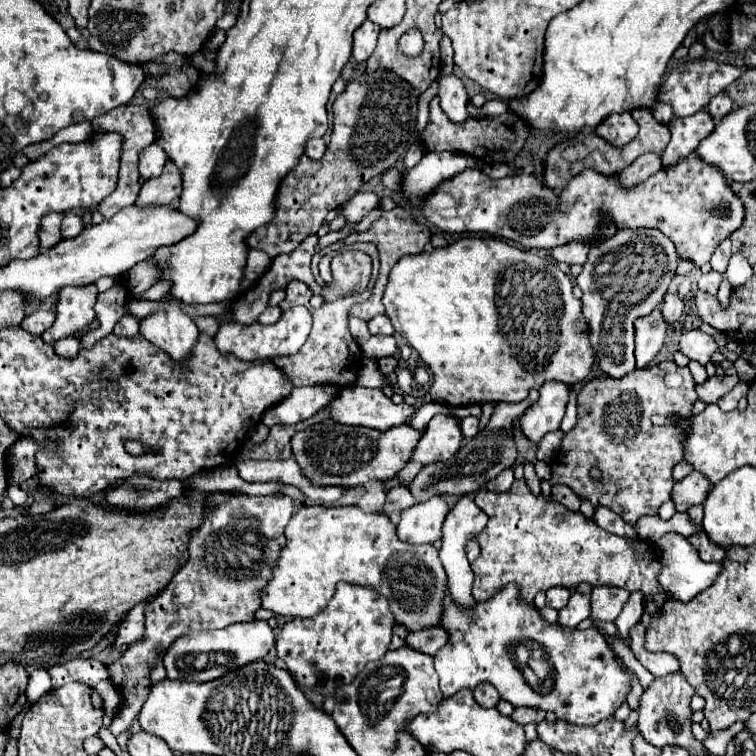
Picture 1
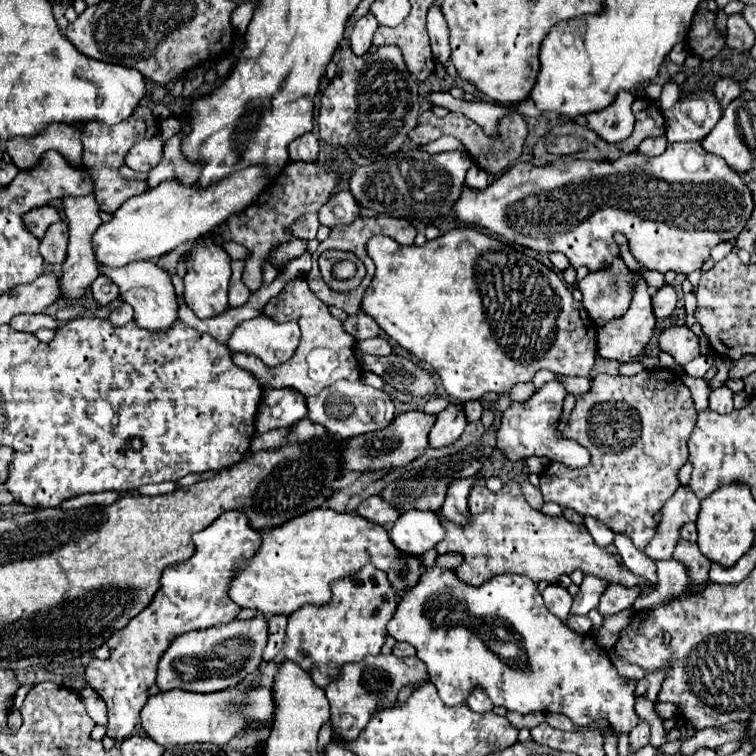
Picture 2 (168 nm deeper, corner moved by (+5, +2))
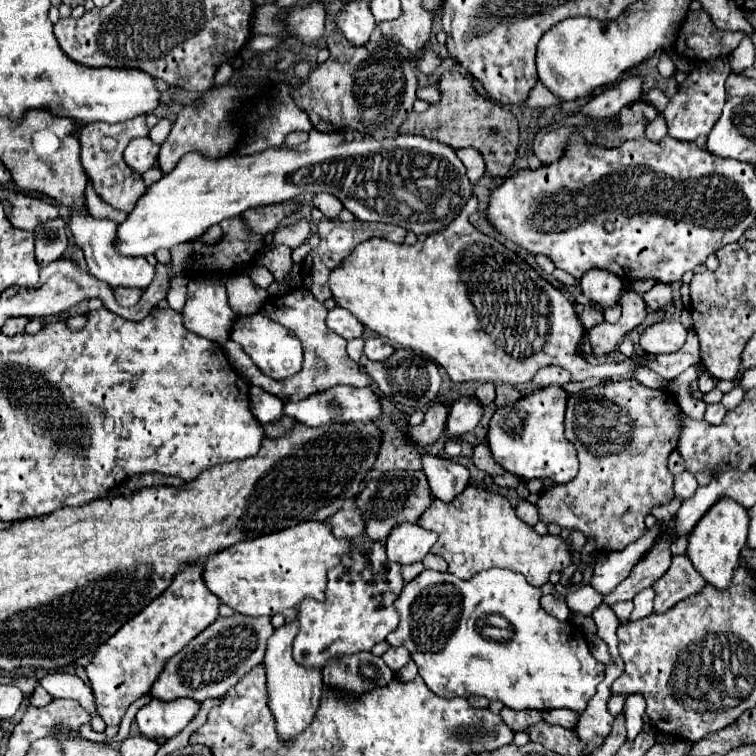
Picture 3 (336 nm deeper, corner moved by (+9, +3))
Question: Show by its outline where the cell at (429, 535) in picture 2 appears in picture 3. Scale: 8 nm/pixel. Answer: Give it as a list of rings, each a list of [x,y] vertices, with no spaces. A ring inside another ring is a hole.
[[[400,524],[386,538],[388,560],[398,564],[420,562],[434,546],[438,534],[420,528],[418,524]]]

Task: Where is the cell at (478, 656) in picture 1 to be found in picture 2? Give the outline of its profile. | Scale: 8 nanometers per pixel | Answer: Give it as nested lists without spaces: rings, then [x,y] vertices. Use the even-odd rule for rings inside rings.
[[[430,567],[422,573],[420,583],[402,595],[392,621],[388,623],[388,635],[398,641],[406,641],[418,649],[418,657],[426,663],[430,681],[436,685],[440,699],[446,705],[460,705],[466,703],[468,695],[474,689],[482,689],[494,705],[502,705],[508,711],[516,713],[562,713],[566,715],[576,727],[586,727],[586,723],[594,721],[608,721],[613,732],[618,735],[630,733],[638,725],[638,715],[634,711],[634,689],[636,679],[624,679],[618,675],[616,667],[612,665],[608,653],[598,647],[598,643],[590,635],[580,635],[566,627],[564,621],[554,617],[546,611],[542,595],[528,577],[522,575],[496,575],[480,587],[470,587],[462,583],[452,569],[444,567]],[[486,617],[490,625],[500,619],[506,623],[504,627],[512,633],[518,633],[522,645],[528,653],[526,669],[516,669],[506,665],[480,637],[480,629],[486,629]]]

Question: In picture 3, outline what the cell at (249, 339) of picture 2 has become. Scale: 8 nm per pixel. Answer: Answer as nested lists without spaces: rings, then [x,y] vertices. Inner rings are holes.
[[[262,312],[252,314],[252,316],[240,316],[234,322],[232,328],[232,336],[230,336],[236,344],[242,346],[242,350],[252,358],[252,362],[272,380],[286,380],[290,376],[294,376],[296,372],[300,372],[302,368],[302,344],[300,340],[296,340],[296,336],[292,336],[292,332],[288,332],[284,326],[268,320]]]

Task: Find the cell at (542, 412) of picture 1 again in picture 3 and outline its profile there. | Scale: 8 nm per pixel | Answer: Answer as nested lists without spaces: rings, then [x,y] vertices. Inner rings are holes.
[[[546,386],[510,406],[498,408],[486,434],[486,442],[494,460],[520,480],[550,478],[558,484],[570,482],[578,474],[578,458],[574,446],[564,438],[566,400],[568,394],[564,388]]]

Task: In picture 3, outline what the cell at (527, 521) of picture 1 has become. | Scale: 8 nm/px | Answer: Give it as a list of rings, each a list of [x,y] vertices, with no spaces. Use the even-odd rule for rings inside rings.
[[[466,486],[464,492],[450,504],[434,498],[428,512],[420,516],[418,524],[438,534],[432,554],[442,556],[448,562],[448,572],[462,580],[498,566],[524,574],[532,586],[540,588],[548,582],[550,572],[564,570],[572,564],[572,554],[566,540],[552,534],[538,536],[532,526],[518,520],[514,508],[504,496],[490,492],[484,486]]]

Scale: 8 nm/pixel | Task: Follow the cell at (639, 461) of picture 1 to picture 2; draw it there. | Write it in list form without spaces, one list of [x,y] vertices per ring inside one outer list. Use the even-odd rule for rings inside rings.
[[[644,369],[632,377],[626,377],[626,375],[604,375],[604,373],[598,373],[590,379],[590,391],[584,393],[578,401],[576,401],[576,407],[572,411],[572,417],[570,417],[570,423],[568,427],[562,431],[562,435],[566,439],[572,439],[576,443],[580,443],[582,447],[586,447],[592,455],[590,463],[582,469],[568,469],[568,467],[558,467],[558,463],[554,463],[554,467],[548,467],[542,475],[540,475],[540,491],[544,495],[544,501],[552,501],[552,503],[558,503],[560,507],[570,507],[574,511],[578,511],[580,515],[590,515],[598,521],[602,521],[606,527],[610,527],[612,531],[622,531],[626,533],[634,545],[638,549],[644,549],[648,545],[648,541],[654,537],[654,531],[656,531],[656,521],[654,521],[654,513],[658,509],[662,509],[662,505],[672,497],[672,493],[676,491],[676,487],[680,485],[678,479],[676,479],[676,473],[678,469],[688,461],[688,439],[692,435],[692,429],[696,425],[696,409],[694,409],[694,401],[692,401],[692,395],[690,395],[690,389],[682,383],[680,377],[676,377],[672,371],[668,369]]]

